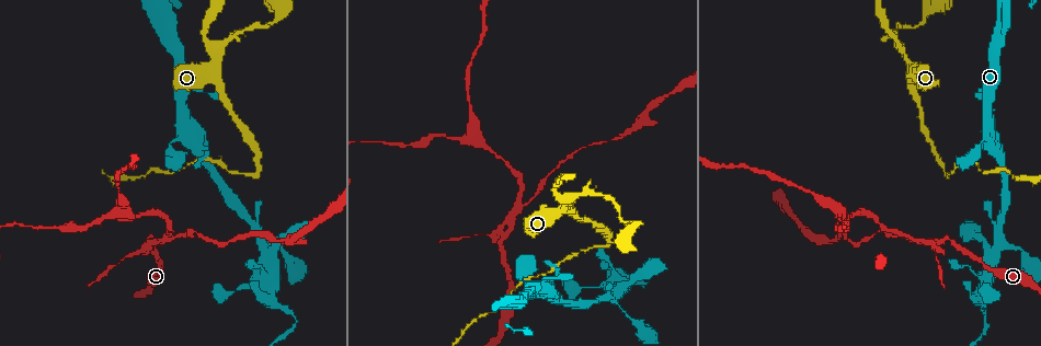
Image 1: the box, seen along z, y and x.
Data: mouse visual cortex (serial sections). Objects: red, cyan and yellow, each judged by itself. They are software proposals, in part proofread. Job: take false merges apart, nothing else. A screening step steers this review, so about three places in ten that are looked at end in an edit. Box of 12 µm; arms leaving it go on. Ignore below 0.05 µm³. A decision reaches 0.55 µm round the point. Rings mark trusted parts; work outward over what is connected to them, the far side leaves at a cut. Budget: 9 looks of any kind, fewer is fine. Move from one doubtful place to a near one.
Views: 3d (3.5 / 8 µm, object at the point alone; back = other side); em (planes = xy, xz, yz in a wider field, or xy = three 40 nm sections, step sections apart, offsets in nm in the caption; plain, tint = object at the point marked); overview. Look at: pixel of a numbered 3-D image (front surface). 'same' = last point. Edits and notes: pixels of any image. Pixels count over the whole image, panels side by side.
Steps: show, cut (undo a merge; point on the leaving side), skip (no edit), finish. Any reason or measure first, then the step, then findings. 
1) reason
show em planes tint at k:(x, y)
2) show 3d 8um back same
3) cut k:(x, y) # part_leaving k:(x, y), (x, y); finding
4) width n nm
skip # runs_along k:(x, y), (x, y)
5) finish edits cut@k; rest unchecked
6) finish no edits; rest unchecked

a fork
show 3d 3.5um at 1:(912, 240)

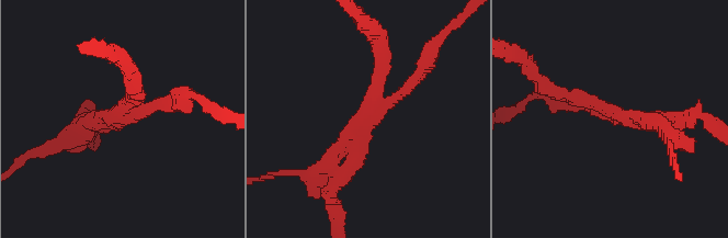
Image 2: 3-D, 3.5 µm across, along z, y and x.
arms 3; arm_widths 200, 200, 200 nm; need the tissue
show em planes tint at 2:(370, 118)

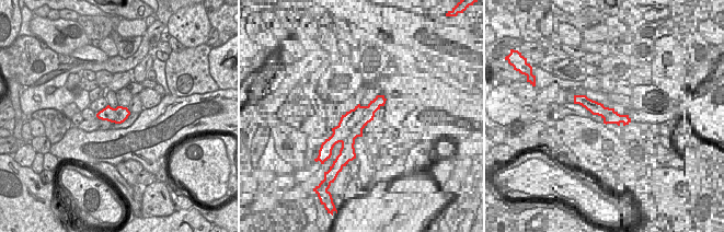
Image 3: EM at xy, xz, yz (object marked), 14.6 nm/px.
show em xy step 5 tint same

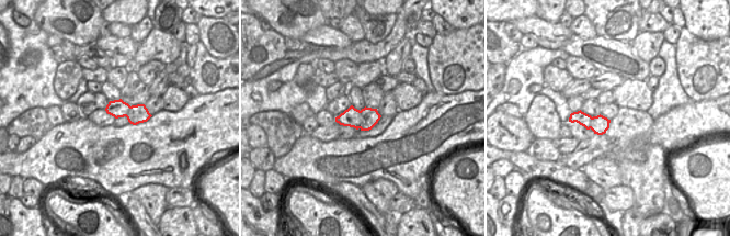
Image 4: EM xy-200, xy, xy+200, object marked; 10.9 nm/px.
cut 2:(417, 80) # border 4:(360, 111), (361, 127); a second cell is stuck on

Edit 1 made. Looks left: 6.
show overview

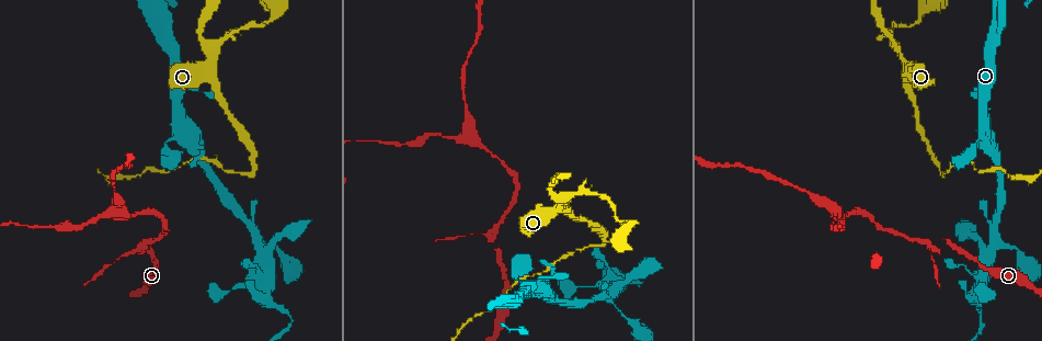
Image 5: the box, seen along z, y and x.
calibre changes
show 3d 3.5um at 5:(556, 207)

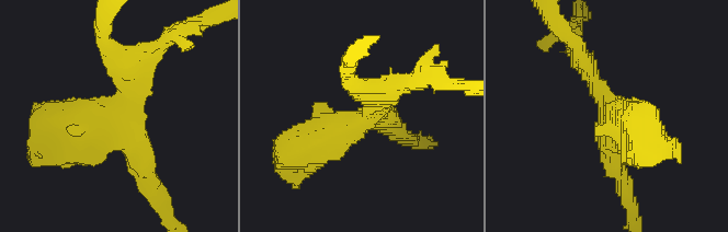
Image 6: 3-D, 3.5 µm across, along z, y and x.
need the tissue
show em xy step 3 tint at 6:(365, 118)

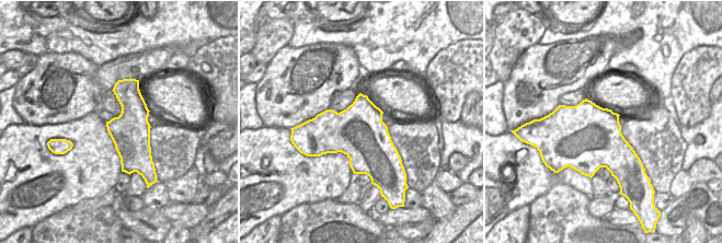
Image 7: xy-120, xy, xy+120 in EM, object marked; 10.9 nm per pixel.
width 600 nm
skip # runs_along 6:(60, 137), (121, 114), (141, 53); one cell here

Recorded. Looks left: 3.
abrupt turn
show 3d 3.5um at 5:(943, 173)

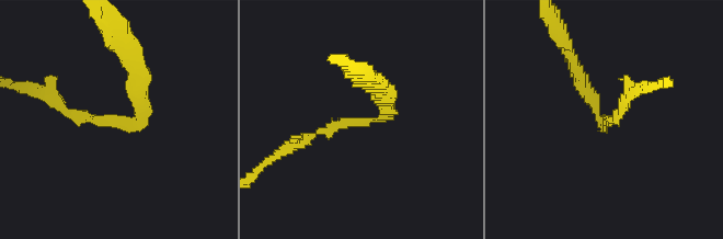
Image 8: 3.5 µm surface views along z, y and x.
arm_widths 150, 200 nm
show em xy step 5 tint at 8:(606, 124)

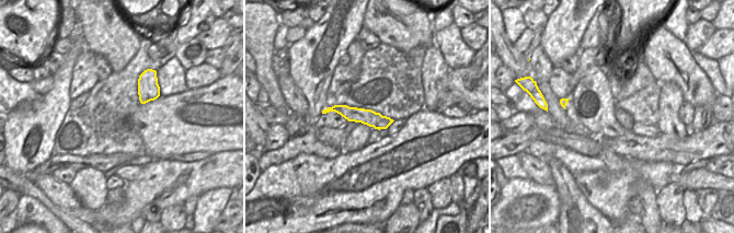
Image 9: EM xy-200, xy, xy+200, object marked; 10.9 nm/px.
width 170 nm
cut 8:(343, 124) # part_leaving 8:(380, 116), (333, 125), (286, 147); a second cell is stuck on

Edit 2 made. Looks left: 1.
finish edits cut@2, cut@8; rest unchecked

